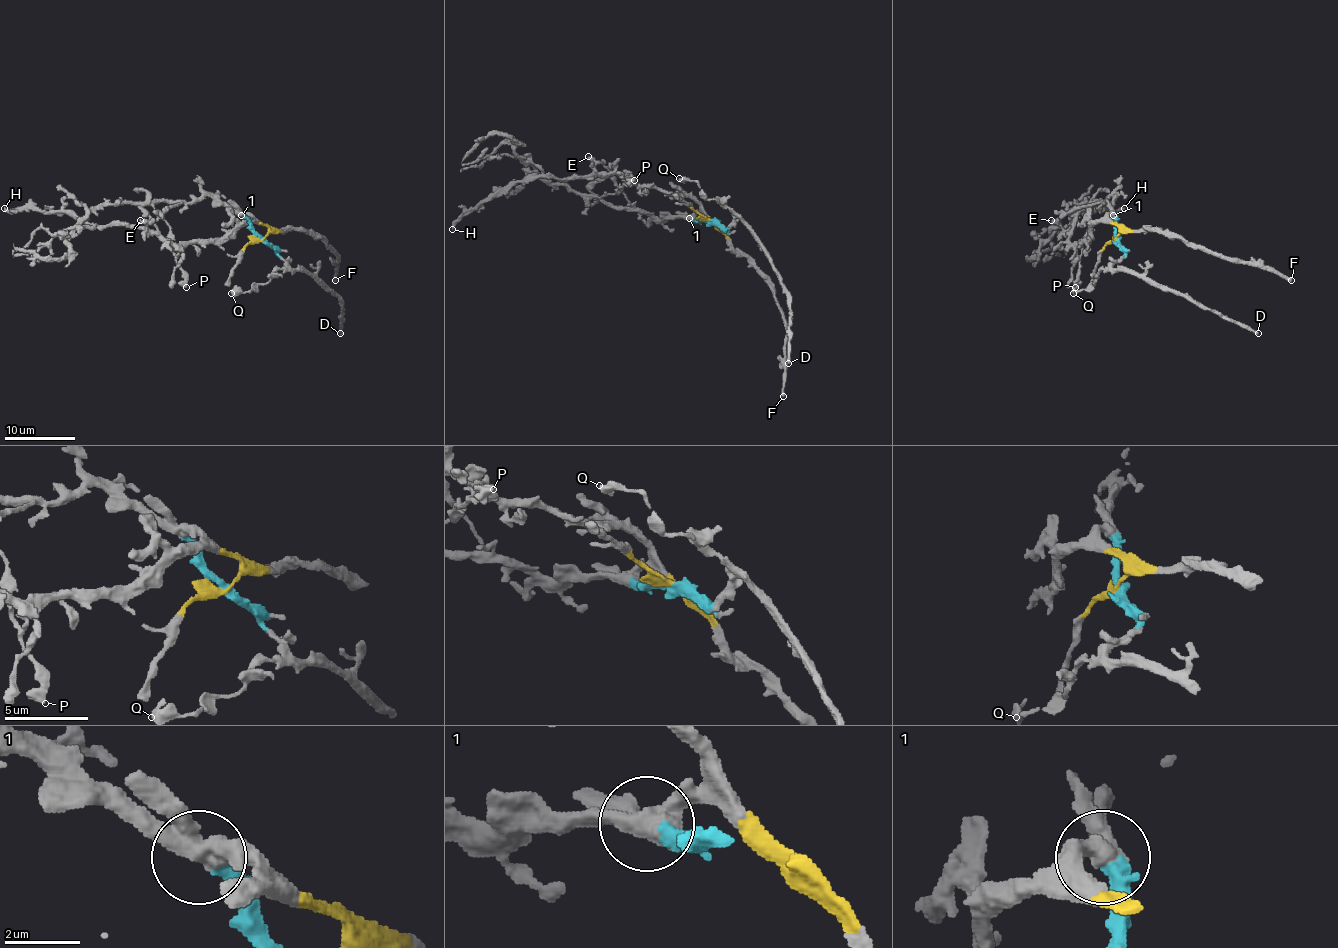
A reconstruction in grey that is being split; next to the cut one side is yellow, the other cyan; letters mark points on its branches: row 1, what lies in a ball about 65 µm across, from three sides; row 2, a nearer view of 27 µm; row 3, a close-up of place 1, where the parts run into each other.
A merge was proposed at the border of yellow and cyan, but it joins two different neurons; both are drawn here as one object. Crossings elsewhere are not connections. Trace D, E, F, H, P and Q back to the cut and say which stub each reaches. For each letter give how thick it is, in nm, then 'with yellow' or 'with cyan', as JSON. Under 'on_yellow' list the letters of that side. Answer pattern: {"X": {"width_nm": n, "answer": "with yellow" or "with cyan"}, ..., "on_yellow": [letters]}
{"D": {"width_nm": 320, "answer": "with cyan"}, "E": {"width_nm": 440, "answer": "with yellow"}, "F": {"width_nm": 360, "answer": "with yellow"}, "H": {"width_nm": 320, "answer": "with yellow"}, "P": {"width_nm": 320, "answer": "with cyan"}, "Q": {"width_nm": 400, "answer": "with cyan"}, "on_yellow": ["E", "F", "H"]}

